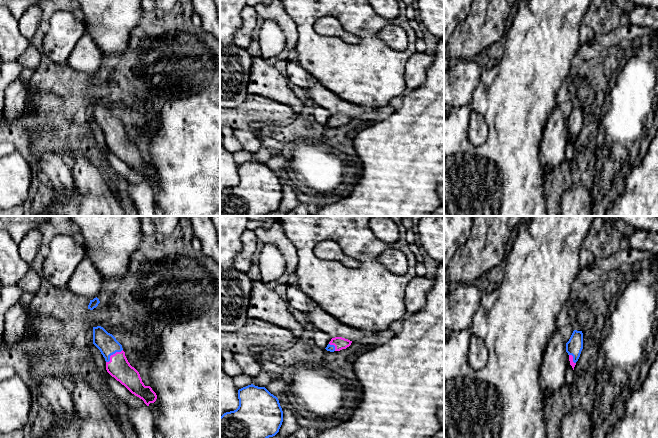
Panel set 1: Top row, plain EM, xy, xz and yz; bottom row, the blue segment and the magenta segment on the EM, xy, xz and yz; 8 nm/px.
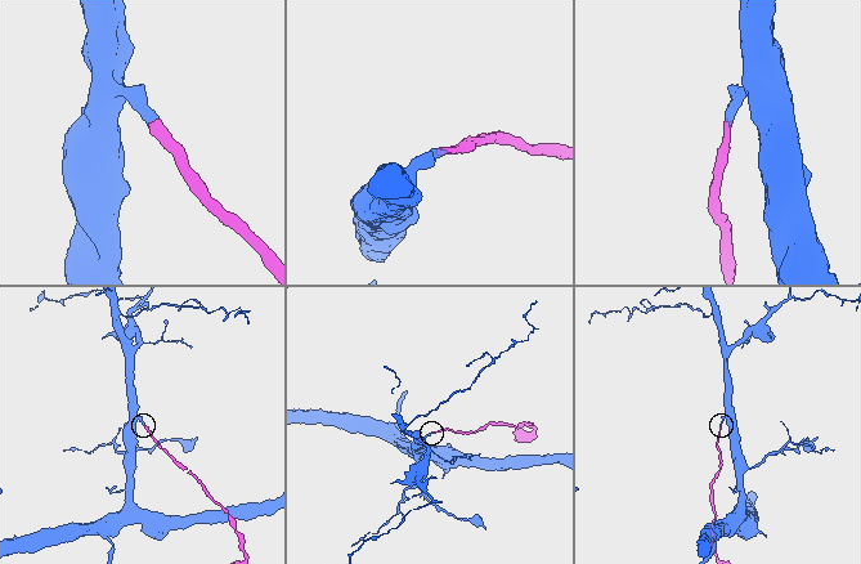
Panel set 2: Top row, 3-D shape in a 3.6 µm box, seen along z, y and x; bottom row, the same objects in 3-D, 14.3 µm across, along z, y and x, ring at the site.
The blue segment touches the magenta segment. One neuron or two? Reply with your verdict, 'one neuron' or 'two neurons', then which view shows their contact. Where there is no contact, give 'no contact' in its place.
one neuron | xy

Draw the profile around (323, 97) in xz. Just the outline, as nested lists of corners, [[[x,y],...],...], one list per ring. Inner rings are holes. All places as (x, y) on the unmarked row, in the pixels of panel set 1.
[[[313,81],[304,91],[315,106],[327,109],[331,114],[342,113],[352,118],[370,115],[370,110],[365,106],[353,104],[342,99],[317,81]]]

